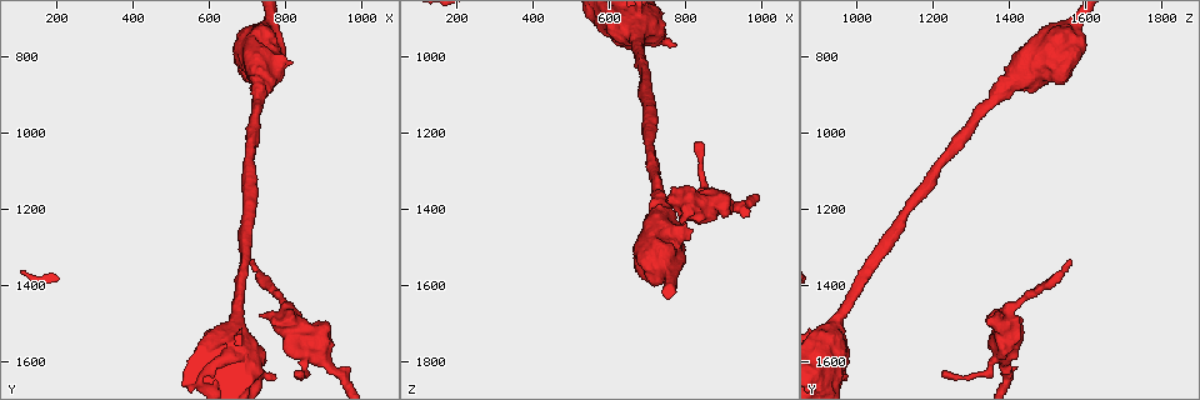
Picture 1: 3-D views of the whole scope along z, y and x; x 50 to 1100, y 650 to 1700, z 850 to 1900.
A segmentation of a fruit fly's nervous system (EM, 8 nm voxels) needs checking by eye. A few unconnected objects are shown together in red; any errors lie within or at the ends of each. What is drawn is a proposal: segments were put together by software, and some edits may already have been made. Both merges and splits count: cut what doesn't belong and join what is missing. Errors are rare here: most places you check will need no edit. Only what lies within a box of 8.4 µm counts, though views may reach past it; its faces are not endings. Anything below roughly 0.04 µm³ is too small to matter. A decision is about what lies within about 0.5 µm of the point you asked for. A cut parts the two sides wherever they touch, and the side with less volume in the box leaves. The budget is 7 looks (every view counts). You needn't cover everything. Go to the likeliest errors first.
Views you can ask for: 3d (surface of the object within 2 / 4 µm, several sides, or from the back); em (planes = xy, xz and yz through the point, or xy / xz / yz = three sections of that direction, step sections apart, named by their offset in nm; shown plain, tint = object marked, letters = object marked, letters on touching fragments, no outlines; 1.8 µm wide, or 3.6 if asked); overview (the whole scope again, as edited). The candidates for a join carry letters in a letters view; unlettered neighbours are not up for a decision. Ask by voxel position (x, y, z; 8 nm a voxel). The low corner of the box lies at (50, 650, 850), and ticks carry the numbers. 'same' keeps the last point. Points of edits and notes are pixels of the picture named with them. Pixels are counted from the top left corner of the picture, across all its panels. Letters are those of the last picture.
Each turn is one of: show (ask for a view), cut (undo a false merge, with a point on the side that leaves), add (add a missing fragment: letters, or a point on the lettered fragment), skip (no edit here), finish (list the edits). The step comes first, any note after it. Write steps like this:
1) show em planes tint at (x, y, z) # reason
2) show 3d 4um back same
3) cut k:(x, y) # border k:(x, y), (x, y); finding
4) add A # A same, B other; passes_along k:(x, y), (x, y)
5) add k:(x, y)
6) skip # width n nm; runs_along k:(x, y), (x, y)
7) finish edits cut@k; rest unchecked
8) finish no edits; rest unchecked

show em planes tint at (720, 1330, 1560) # tapers out

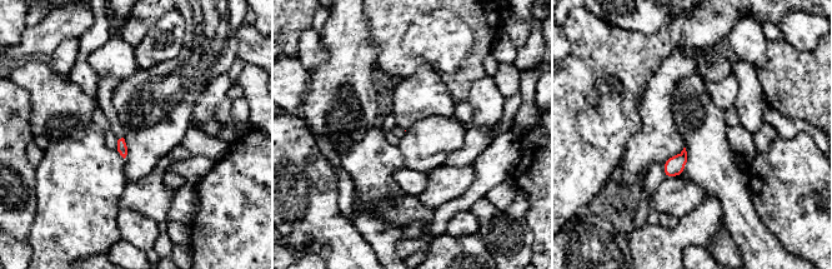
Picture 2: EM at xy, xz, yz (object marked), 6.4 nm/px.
show em planes letters same

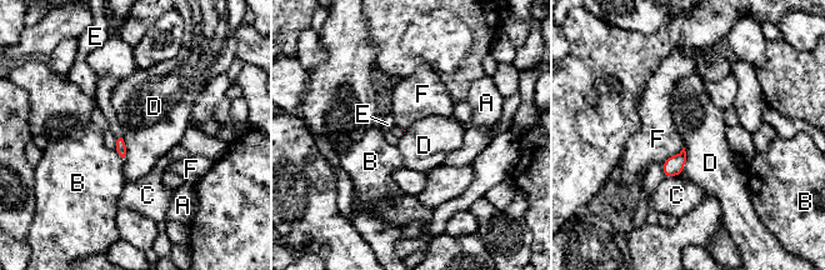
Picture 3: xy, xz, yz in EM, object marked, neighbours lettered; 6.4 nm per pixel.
skip # A other, B other, C other, D other, E other, F other; border 3:(684, 146), (685, 164), (681, 173); no lettered fragment goes on from it

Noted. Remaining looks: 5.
show em yz step 4 letters at (765, 1490, 1345) # stops while still wide

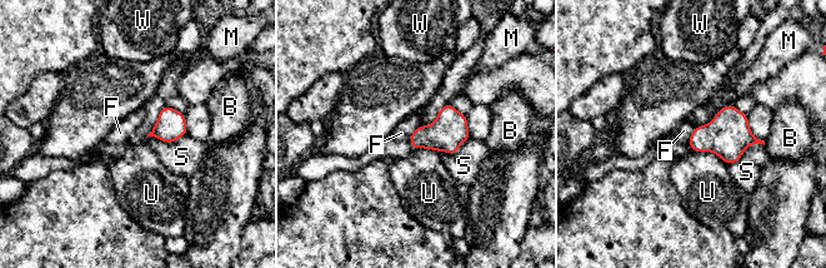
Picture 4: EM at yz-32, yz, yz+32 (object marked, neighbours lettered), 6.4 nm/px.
skip # B other, F other, M other, S other, U other, W other; border 4:(695, 127), (687, 143); no lettered fragment goes on from it

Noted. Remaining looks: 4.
show em planes letters at (730, 865, 1405) # thick turns thin

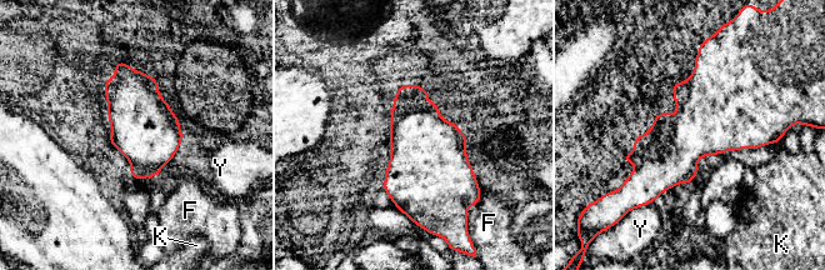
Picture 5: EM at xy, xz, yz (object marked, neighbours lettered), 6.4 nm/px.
skip # F other, K other, Y other; border 5:(651, 203), (648, 205); one neuron here

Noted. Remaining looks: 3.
finish no edits; rest unchecked

